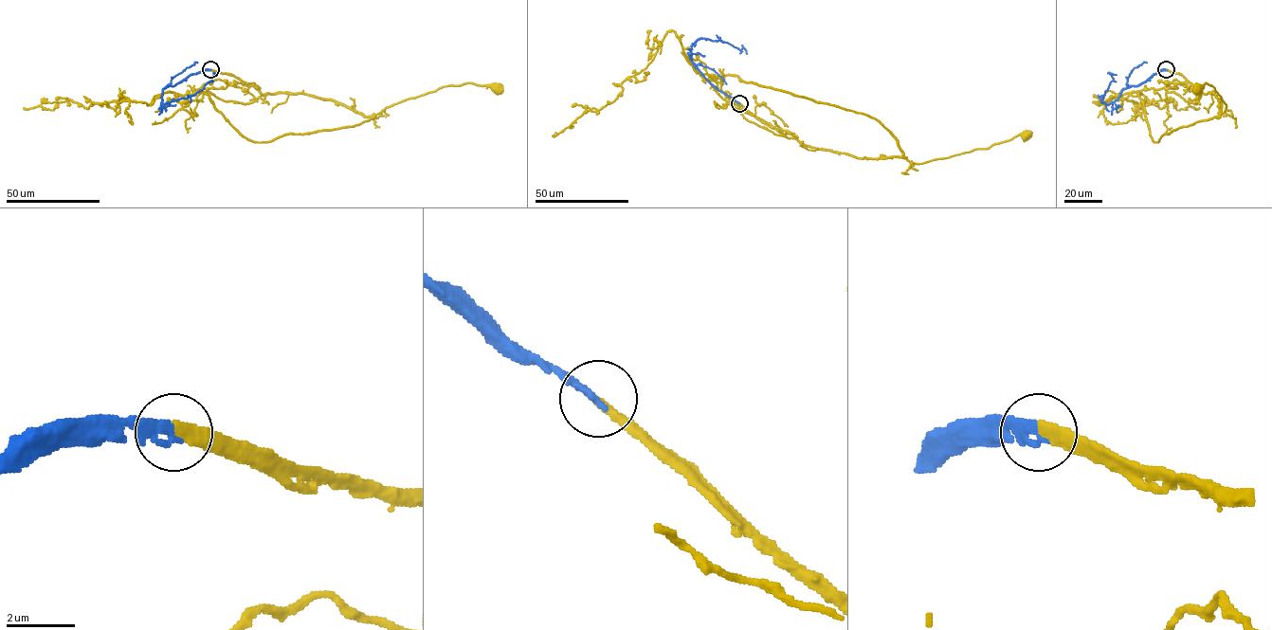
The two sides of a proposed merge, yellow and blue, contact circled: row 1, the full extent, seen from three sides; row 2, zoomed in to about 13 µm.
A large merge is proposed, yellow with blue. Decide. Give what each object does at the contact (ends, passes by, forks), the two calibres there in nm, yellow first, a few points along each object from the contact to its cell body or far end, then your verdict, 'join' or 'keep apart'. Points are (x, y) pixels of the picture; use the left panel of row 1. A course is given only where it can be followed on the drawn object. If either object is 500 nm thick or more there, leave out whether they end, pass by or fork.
yellow ends there; blue ends there; 320 nm thick on the yellow side, 280 nm on the other; yellow runs (210, 69), (231, 74), (263, 95), (314, 96), (334, 99), (366, 116), (445, 86), (471, 82), (498, 88); blue runs (210, 69), (202, 69), (168, 85), (162, 90), (162, 103), (191, 96), (202, 90), (215, 74), (218, 75); join

